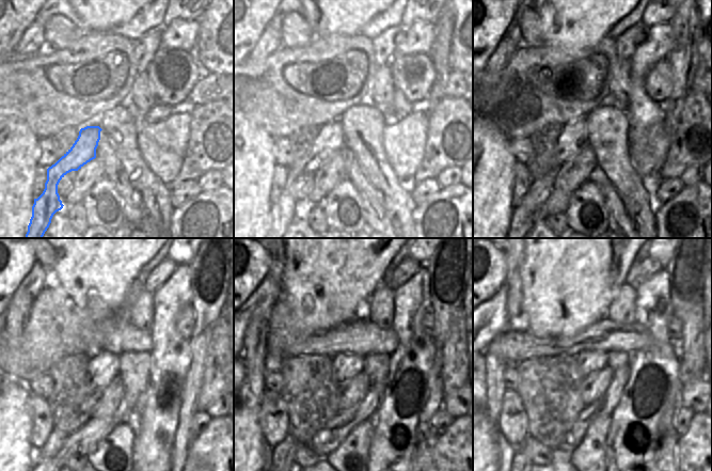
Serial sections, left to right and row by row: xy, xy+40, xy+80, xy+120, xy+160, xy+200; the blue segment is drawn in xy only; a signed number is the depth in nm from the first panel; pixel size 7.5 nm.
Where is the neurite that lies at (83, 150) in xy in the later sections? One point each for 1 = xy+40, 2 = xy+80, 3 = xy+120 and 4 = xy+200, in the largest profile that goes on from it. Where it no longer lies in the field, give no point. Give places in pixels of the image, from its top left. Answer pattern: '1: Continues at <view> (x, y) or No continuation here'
1: Continues at xy+40 (331, 140)
2: Continues at xy+80 (574, 137)
3: Continues at xy+120 (103, 367)
4: Continues at xy+200 (588, 361)

